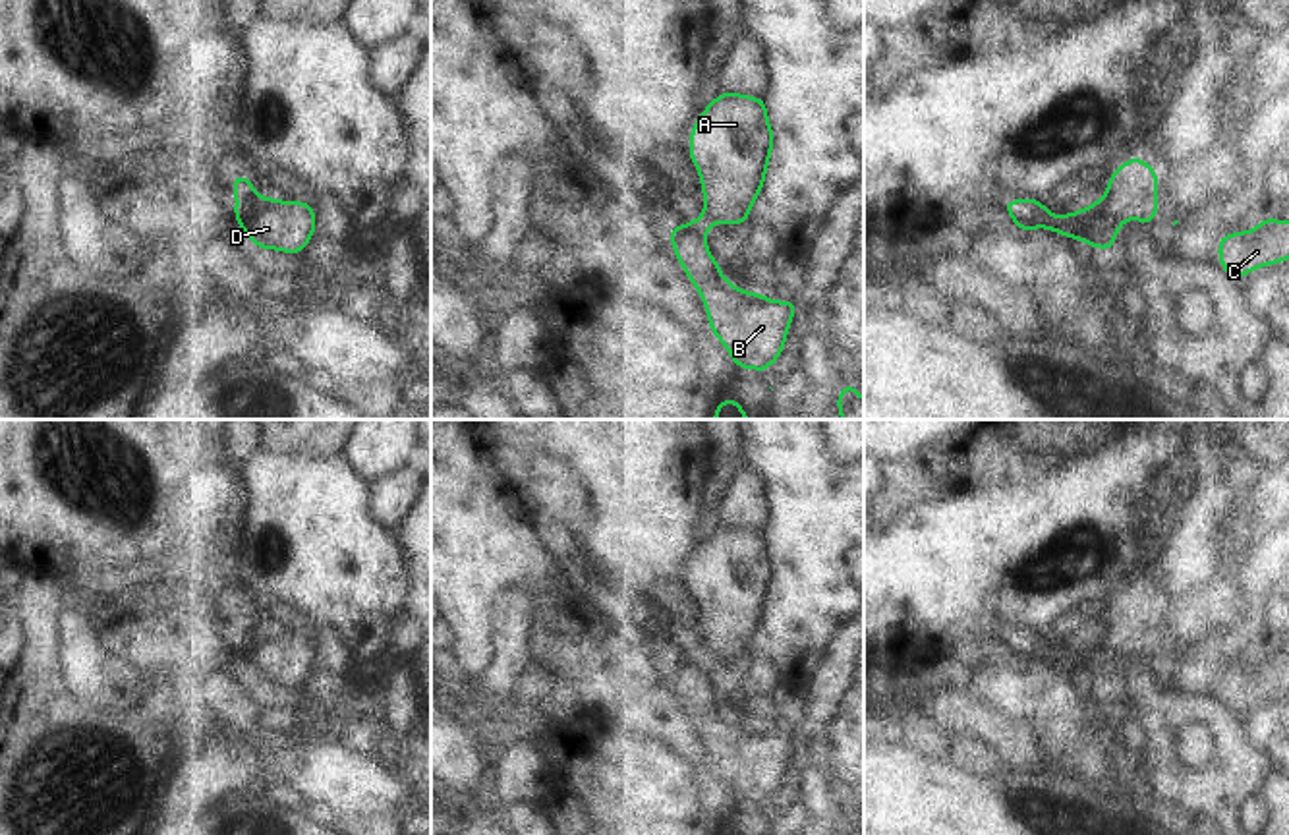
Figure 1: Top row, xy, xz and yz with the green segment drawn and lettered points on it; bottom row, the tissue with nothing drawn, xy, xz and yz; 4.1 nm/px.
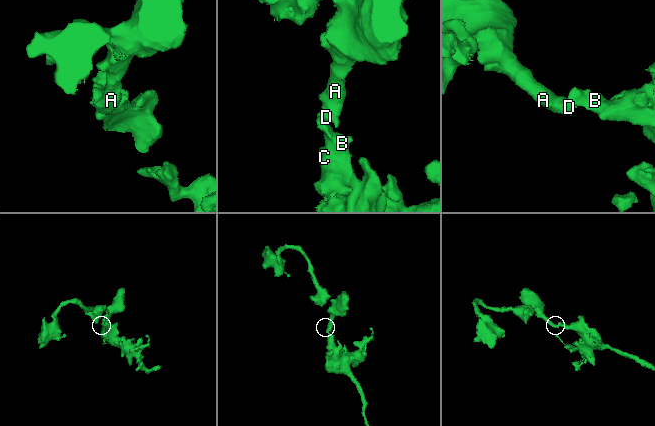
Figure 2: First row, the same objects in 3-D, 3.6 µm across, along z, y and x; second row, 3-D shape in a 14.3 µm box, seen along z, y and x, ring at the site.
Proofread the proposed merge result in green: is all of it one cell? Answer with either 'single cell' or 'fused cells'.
fused cells

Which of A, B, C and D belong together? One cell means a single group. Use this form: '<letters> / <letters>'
A D / B C

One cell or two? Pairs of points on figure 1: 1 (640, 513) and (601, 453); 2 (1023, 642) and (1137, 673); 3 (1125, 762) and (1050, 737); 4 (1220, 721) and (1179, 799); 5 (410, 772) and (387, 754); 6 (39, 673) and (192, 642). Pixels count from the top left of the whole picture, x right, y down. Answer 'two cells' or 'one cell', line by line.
1: one cell
2: one cell
3: one cell
4: one cell
5: two cells
6: one cell

